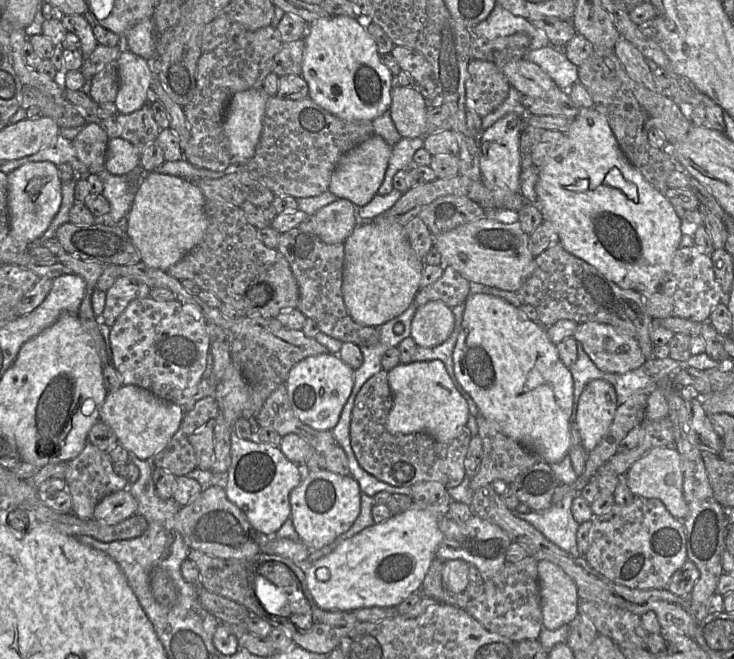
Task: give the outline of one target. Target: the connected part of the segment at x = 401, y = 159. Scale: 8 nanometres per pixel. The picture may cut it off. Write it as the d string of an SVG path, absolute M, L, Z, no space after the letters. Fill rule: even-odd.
M402 137L401 140L392 146L392 152L387 170L383 182L378 189L378 194L386 195L394 189L394 175L399 170L406 170L412 163L414 163L413 156L419 148L423 148L423 144L423 137Z

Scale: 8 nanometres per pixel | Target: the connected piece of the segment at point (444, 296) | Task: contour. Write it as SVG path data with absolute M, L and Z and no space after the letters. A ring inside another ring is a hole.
M452 266L444 268L442 276L433 284L420 288L414 303L417 308L432 300L441 300L448 307L464 303L470 295L470 282Z

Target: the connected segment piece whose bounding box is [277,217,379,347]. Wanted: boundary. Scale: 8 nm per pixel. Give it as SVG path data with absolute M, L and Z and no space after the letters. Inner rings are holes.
M308 217L297 227L281 234L277 250L288 261L299 288L297 308L317 322L320 331L344 342L358 346L373 346L379 341L379 327L356 323L347 312L343 293L345 244L326 244L313 231Z

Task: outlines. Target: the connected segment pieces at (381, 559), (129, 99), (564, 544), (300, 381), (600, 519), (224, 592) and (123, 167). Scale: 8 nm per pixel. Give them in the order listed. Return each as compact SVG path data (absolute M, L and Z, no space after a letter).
M413 503L408 510L363 529L339 544L330 554L315 561L306 569L305 576L308 590L317 606L326 611L345 612L369 607L397 607L413 592L420 592L444 537L439 528L440 517L443 516Z
M125 49L121 52L116 65L119 89L114 103L118 113L130 114L147 103L147 92L153 79L153 62Z
M570 489L561 501L547 510L530 510L527 513L512 510L512 513L529 522L547 539L566 552L573 556L582 556L578 550L576 536L579 523L574 519L571 510L573 499L578 494L580 492Z
M324 353L304 358L289 371L286 388L295 415L315 430L332 430L338 423L354 384L354 371L338 355Z
M634 496L633 501L629 505L618 505L614 503L610 508L607 509L606 512L599 516L593 517L589 548L584 557L592 568L594 568L596 571L598 571L607 579L616 584L620 584L634 589L667 589L667 585L672 575L688 560L686 552L684 525L681 520L678 520L671 515L671 513L667 510L666 506L661 500L657 498L644 498Z
M190 549L188 558L192 560L199 569L201 587L245 606L250 612L250 615L257 615L261 618L263 618L263 616L271 617L272 613L265 608L264 604L256 595L254 578L257 570L263 563L267 561L277 561L285 564L285 557L261 552L252 558L223 559L210 556L200 550Z
M115 137L108 141L105 168L114 175L137 174L140 167L140 155L128 140Z

